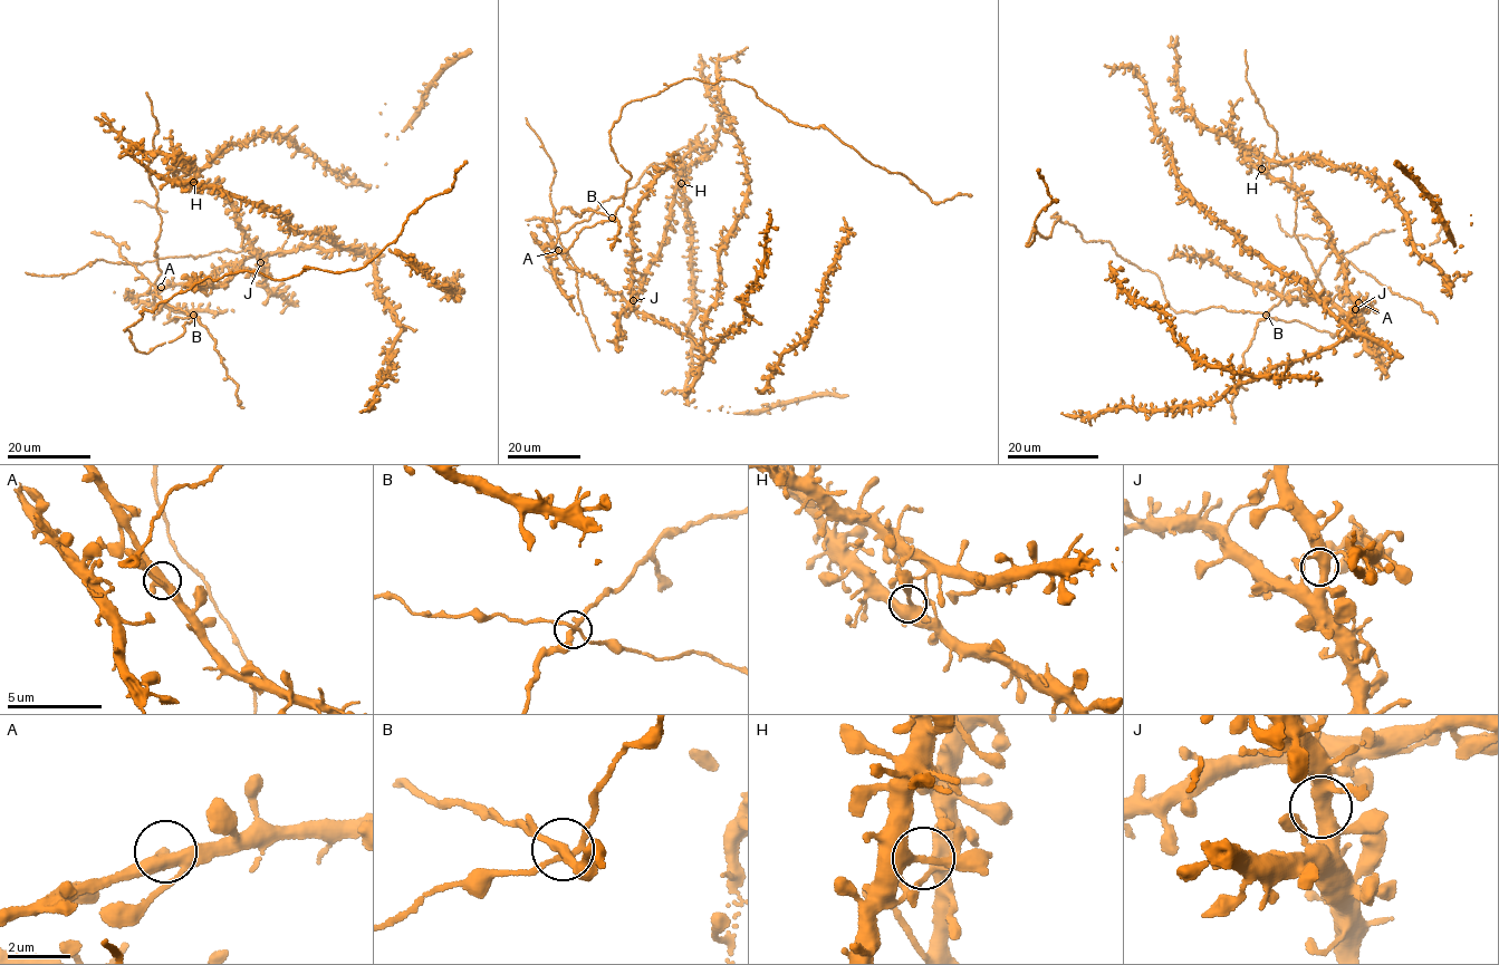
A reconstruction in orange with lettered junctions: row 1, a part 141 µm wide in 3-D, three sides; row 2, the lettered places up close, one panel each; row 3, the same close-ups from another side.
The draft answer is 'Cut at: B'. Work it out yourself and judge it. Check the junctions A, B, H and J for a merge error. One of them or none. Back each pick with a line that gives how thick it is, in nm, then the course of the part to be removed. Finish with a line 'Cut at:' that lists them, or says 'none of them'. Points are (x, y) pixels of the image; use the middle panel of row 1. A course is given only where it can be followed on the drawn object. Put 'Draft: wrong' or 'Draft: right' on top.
Draft: right
B: calibre 240 nm
Cut at: B

